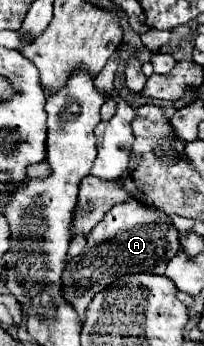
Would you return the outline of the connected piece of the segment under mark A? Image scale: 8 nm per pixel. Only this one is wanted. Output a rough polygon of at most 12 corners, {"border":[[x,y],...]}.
{"border":[[135,198],[115,204],[63,270],[83,324],[125,274],[165,274],[179,230]]}

